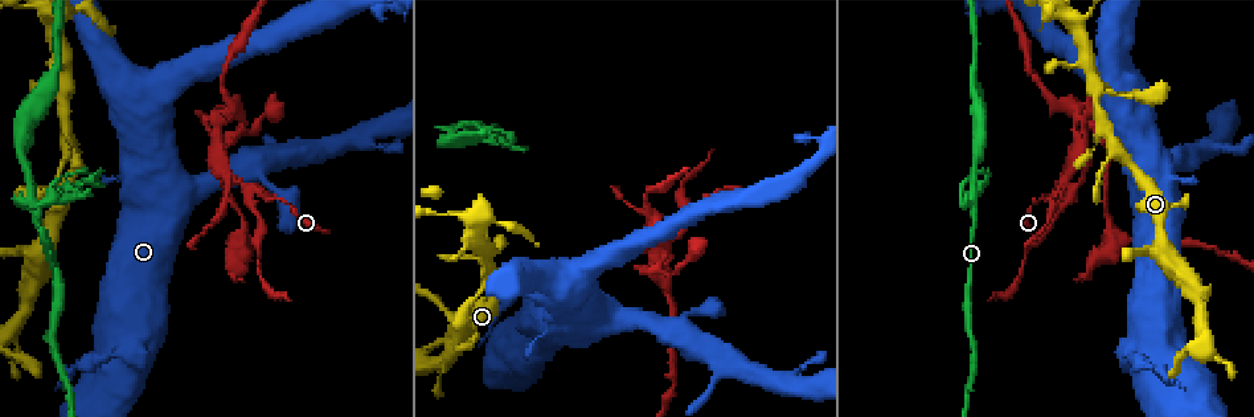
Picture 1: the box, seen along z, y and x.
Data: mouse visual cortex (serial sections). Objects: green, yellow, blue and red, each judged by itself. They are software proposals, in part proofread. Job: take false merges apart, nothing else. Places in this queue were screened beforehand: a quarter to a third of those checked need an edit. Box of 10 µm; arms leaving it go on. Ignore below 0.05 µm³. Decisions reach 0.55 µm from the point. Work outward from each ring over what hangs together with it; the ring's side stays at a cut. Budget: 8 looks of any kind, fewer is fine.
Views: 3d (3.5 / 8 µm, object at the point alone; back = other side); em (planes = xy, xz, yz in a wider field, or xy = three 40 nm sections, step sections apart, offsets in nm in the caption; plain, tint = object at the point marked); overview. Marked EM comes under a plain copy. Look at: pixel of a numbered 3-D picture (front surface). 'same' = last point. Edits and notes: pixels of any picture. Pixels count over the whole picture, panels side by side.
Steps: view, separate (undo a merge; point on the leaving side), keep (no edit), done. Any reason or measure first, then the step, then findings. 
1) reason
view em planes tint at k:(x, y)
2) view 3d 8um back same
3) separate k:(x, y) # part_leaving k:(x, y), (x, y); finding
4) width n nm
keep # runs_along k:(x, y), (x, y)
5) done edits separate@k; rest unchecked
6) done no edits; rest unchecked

side arm on a straight run
view 3d 3.5um at 1:(974, 204)

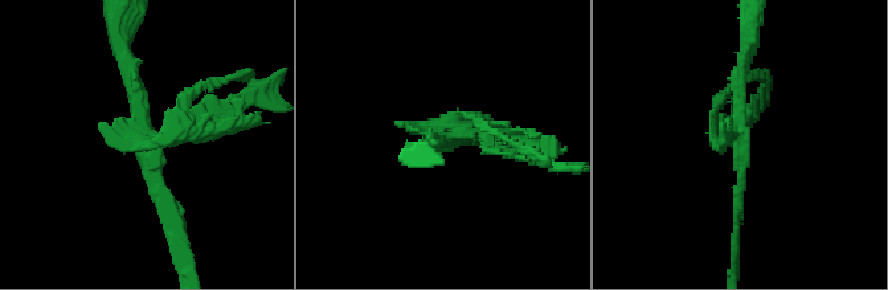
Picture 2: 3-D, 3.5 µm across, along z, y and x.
view em xy step 5 tint at 2:(741, 141)

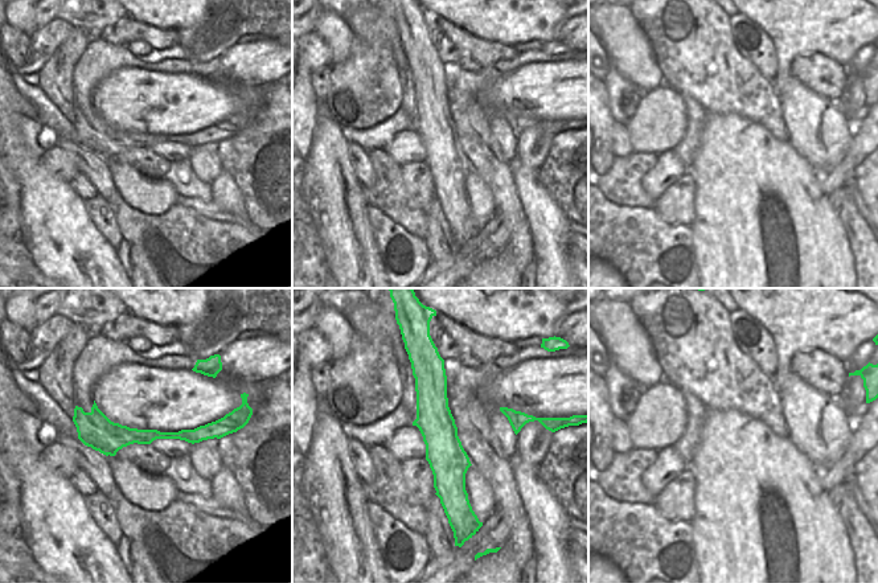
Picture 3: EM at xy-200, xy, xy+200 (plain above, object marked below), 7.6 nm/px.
separate 2:(540, 143) # part_leaving 2:(502, 133), (531, 160), (572, 171); a second cell is stuck on

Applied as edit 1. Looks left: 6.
redraw
view overview

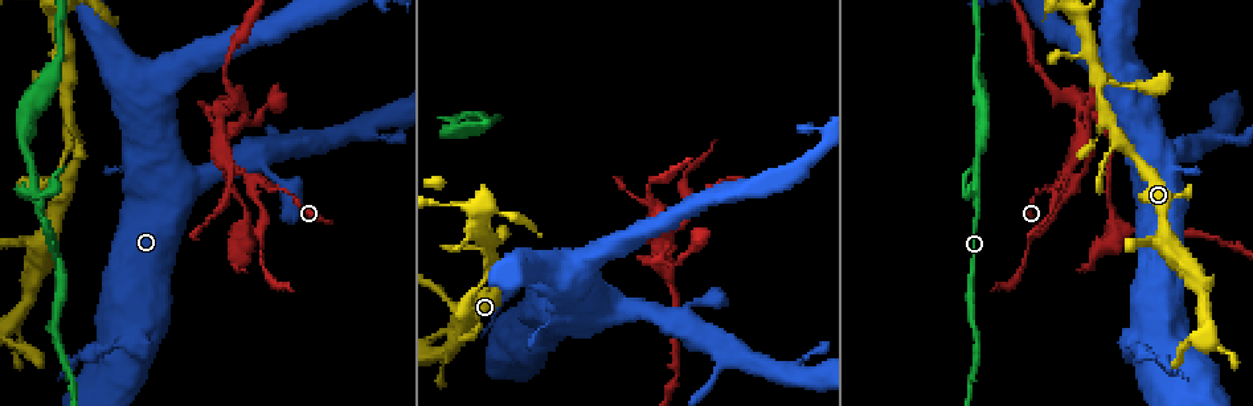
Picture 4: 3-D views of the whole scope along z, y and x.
abrupt turn
view 3d 3.5um at 4:(1087, 161)

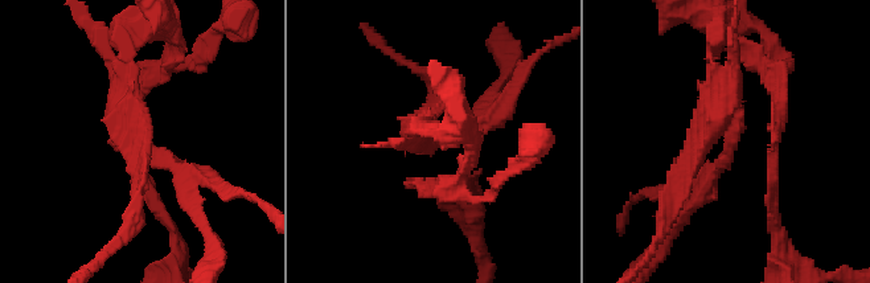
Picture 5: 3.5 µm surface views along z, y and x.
view em xy step 2 tint at 5:(734, 135)

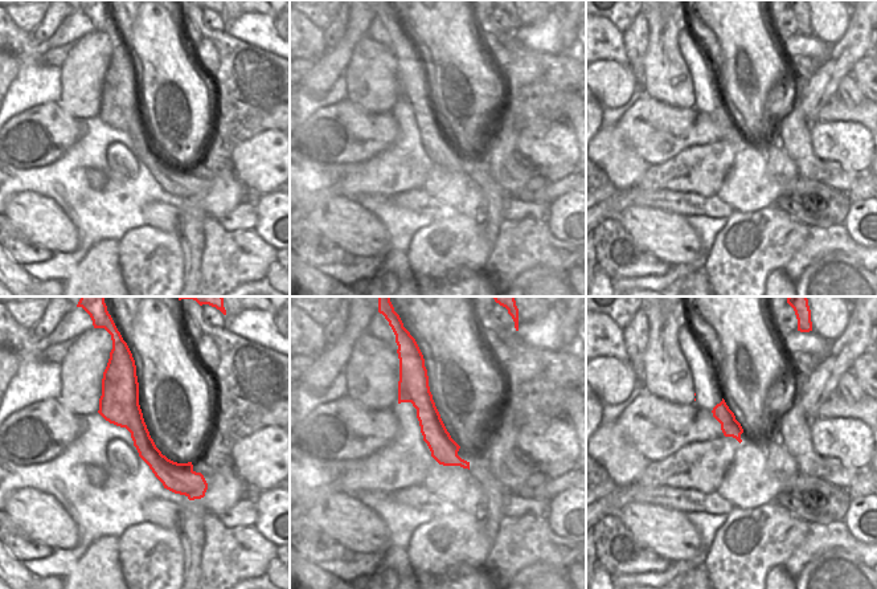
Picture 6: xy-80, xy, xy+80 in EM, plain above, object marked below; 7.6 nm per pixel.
keep # runs_along 6:(128, 377), (142, 441), (189, 493); all the same cell

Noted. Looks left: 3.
view 3d 3.5um back at 4:(68, 86)

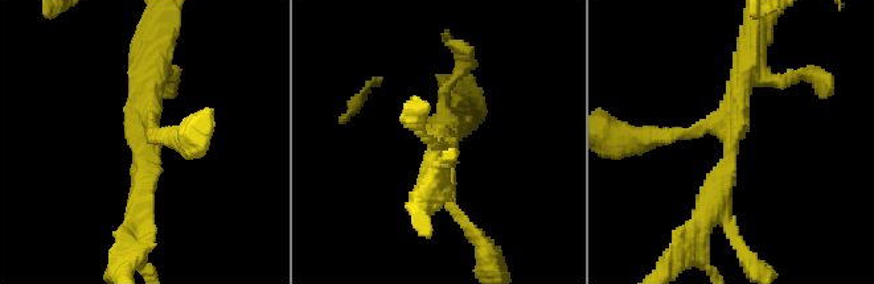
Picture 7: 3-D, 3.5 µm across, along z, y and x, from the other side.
view em xy step 3 tint at 7:(143, 141)

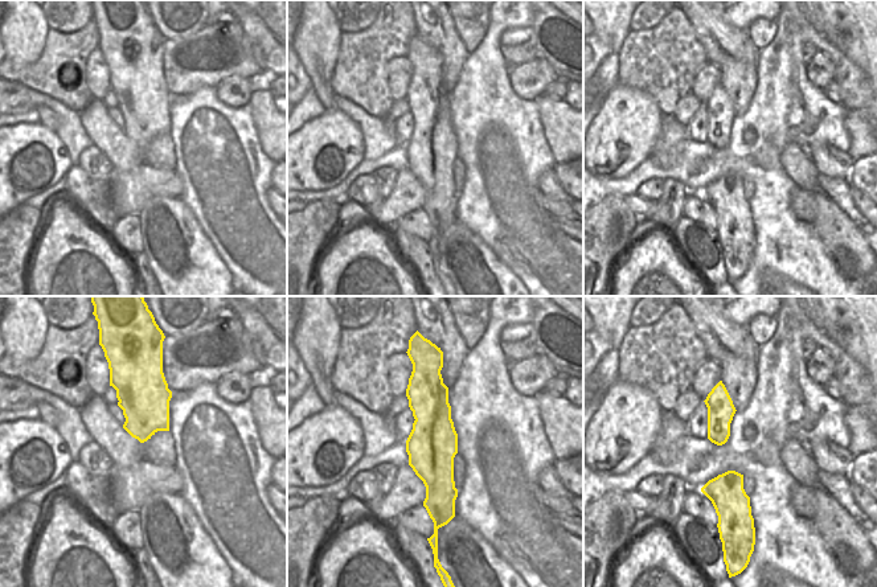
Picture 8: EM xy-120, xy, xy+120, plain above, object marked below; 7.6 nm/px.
keep # runs_along 7:(704, 222), (751, 56); all the same cell

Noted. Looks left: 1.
done edits separate@2; rest unchecked

